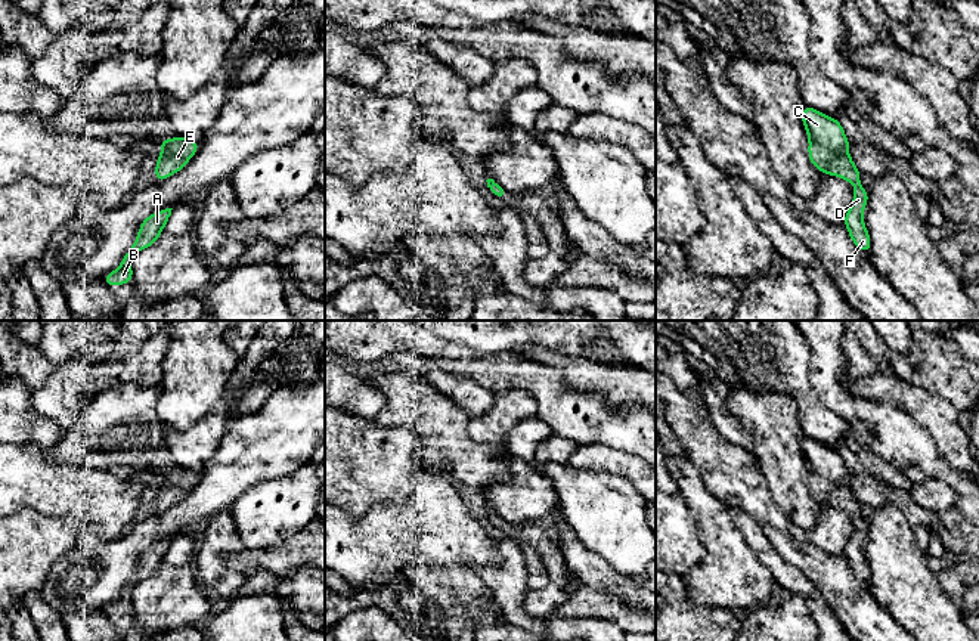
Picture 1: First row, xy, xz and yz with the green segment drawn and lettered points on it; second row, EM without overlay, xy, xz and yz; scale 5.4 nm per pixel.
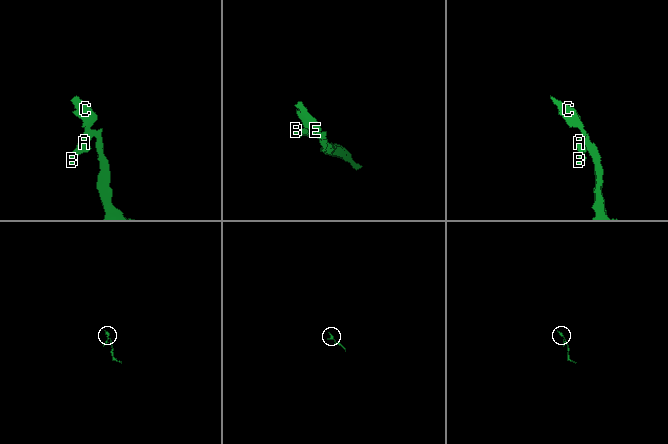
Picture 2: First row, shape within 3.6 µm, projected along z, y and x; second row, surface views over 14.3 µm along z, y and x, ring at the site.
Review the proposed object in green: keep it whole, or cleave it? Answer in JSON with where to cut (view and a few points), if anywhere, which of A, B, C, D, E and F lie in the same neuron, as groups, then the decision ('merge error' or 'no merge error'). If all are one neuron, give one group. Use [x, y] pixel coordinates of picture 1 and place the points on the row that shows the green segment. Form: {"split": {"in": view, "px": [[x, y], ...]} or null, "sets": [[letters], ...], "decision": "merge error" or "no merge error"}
{"split": null, "sets": [["A", "B", "C", "D", "E", "F"]], "decision": "no merge error"}

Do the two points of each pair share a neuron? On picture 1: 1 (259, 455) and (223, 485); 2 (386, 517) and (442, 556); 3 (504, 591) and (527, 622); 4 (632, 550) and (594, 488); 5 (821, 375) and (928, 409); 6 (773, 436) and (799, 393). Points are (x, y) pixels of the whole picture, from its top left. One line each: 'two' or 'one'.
1: one
2: one
3: one
4: one
5: two
6: two

